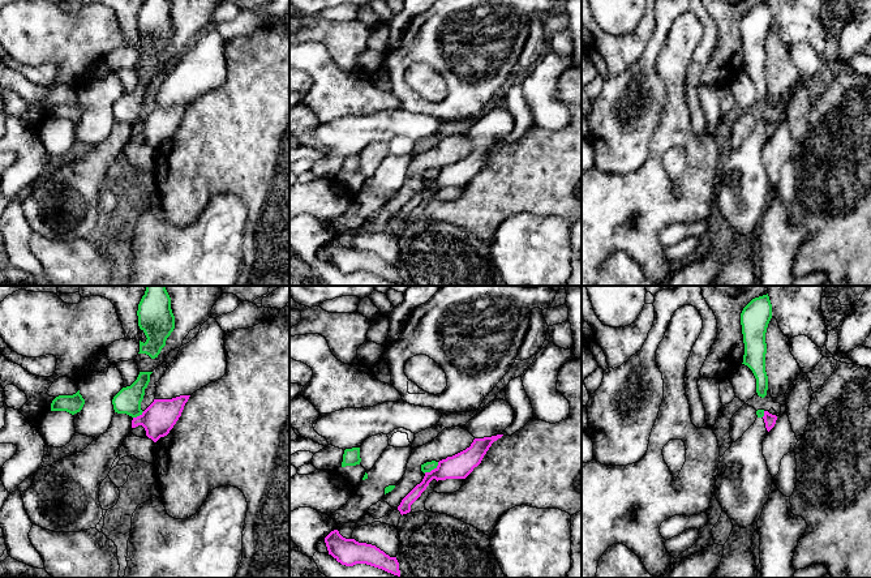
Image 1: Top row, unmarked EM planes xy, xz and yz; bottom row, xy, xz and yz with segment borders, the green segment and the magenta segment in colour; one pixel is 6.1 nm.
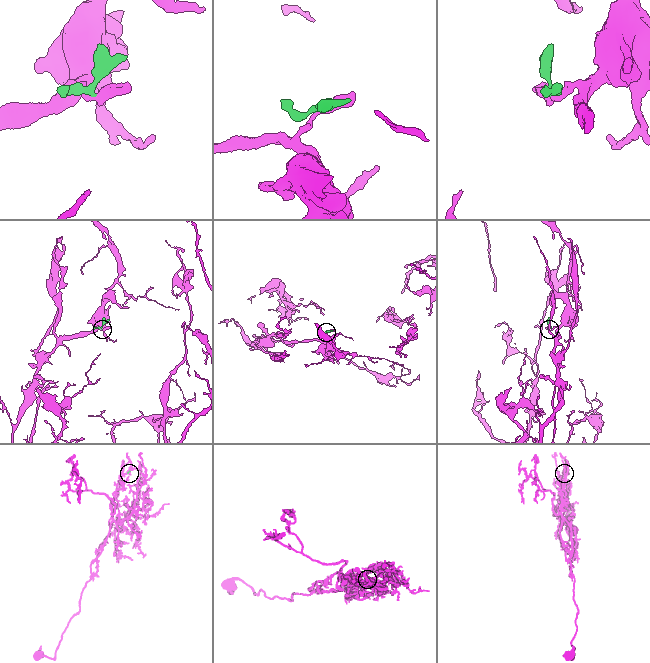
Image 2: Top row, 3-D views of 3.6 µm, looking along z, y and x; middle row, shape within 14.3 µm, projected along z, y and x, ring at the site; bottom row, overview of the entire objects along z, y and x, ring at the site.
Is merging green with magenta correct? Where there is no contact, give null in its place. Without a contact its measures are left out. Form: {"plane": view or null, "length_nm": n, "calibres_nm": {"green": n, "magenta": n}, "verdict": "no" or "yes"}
{"plane": "xz", "length_nm": 120, "calibres_nm": {"green": 60, "magenta": 160}, "verdict": "no"}

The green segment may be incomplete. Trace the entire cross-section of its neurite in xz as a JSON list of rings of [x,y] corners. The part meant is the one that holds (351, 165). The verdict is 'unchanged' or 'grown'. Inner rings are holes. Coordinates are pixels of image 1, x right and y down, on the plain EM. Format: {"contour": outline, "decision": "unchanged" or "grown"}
{"contour": [[[360,155],[346,157],[343,162],[342,175],[360,172]]], "decision": "unchanged"}

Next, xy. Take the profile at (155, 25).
{"contour": [[[145,0],[138,12],[137,23],[138,34],[147,46],[145,51],[140,48],[138,61],[155,67],[175,37],[168,0]]], "decision": "unchanged"}

